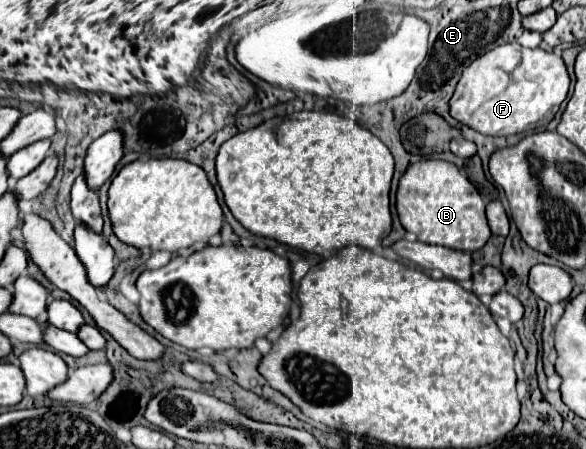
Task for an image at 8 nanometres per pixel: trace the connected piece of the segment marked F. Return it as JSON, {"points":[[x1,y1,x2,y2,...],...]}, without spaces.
{"points":[[505,44,485,52,483,56,473,60,473,64,469,64,449,100,449,114,457,122,485,136,513,136,547,124,553,118,553,112,559,108,559,104,567,98,567,92,569,92,569,74,559,56,555,56,553,52,545,52,541,48,531,50,523,48,521,44]]}

